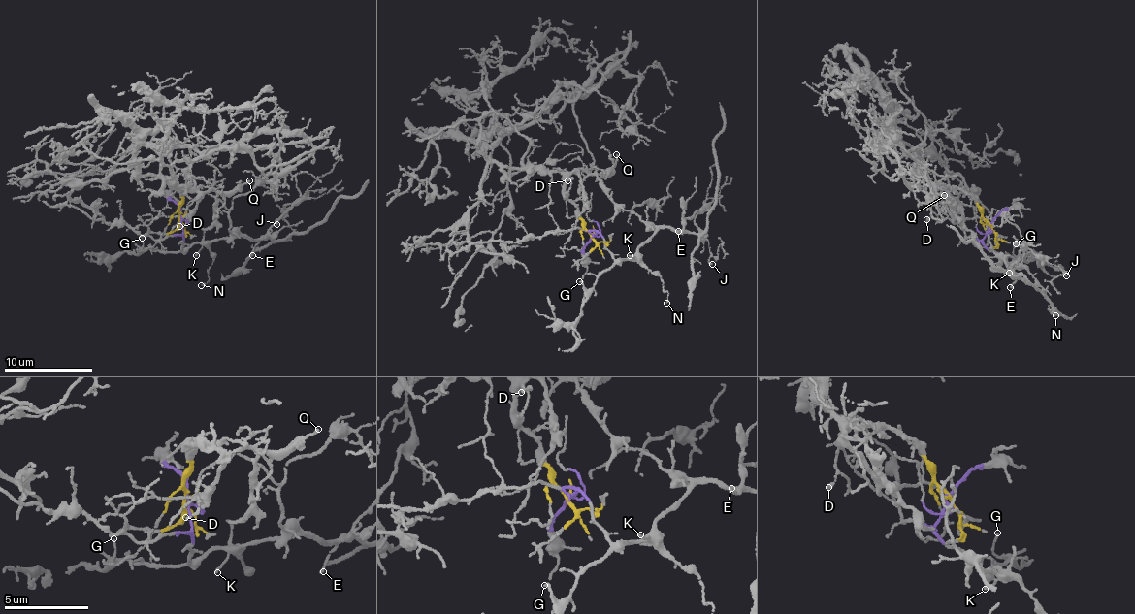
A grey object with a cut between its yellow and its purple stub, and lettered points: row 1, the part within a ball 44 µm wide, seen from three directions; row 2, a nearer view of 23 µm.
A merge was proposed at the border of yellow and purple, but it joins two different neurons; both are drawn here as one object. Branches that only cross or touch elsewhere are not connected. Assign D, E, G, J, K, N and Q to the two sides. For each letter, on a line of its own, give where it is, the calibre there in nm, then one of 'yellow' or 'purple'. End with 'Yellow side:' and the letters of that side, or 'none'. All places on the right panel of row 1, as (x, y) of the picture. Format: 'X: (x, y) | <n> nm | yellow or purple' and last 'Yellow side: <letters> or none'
D: (926, 219) | 150 nm | yellow
E: (1010, 287) | 130 nm | purple
G: (1016, 243) | 90 nm | purple
J: (1066, 275) | 130 nm | purple
K: (1009, 273) | 110 nm | purple
N: (1055, 315) | 100 nm | purple
Q: (944, 195) | 140 nm | yellow
Yellow side: D, Q

